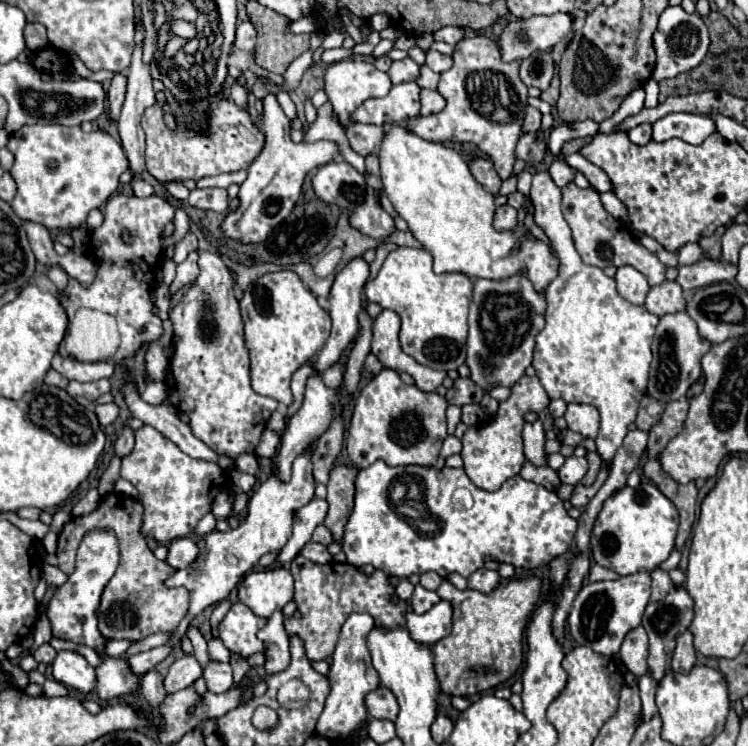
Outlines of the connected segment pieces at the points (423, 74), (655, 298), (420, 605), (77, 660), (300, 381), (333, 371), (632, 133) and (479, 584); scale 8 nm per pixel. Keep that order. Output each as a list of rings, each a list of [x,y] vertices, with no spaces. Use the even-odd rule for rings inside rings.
[[[422,65],[420,67],[420,77],[418,77],[416,83],[420,87],[426,87],[426,89],[436,89],[438,87],[438,75],[432,69],[428,69],[426,65]]]
[[[664,281],[656,287],[650,287],[646,295],[646,309],[658,317],[664,313],[676,313],[686,309],[686,299],[682,295],[682,287],[676,281]]]
[[[416,585],[412,597],[410,597],[410,605],[414,609],[414,613],[426,613],[428,609],[432,609],[436,603],[440,601],[440,597],[436,595],[436,591],[428,591],[422,585]]]
[[[60,651],[52,663],[54,679],[80,693],[90,693],[96,687],[96,673],[88,661],[74,651]]]
[[[304,365],[300,367],[294,377],[292,377],[292,393],[294,393],[294,403],[288,407],[288,413],[296,413],[296,409],[300,407],[300,401],[304,397],[304,385],[306,385],[306,379],[314,373],[312,365]]]
[[[348,351],[342,355],[340,363],[336,363],[334,367],[330,367],[330,369],[326,369],[326,371],[322,373],[322,379],[324,379],[324,383],[326,383],[328,387],[338,387],[338,385],[342,383],[344,367],[346,367],[346,359],[348,359]]]
[[[640,123],[638,127],[628,131],[628,137],[636,145],[646,145],[652,139],[652,123]]]
[[[478,569],[468,577],[468,587],[482,593],[490,593],[494,587],[498,587],[498,583],[500,583],[498,571],[490,571],[490,569]]]

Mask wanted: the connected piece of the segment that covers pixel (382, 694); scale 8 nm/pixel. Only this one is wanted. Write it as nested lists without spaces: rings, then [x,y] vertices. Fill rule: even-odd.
[[[378,687],[374,689],[368,697],[366,697],[366,707],[370,717],[374,719],[388,719],[388,721],[396,721],[398,717],[398,703],[396,697],[392,695],[392,691]]]

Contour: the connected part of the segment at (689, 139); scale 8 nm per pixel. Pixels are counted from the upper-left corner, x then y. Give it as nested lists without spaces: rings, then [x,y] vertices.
[[[672,113],[656,121],[654,139],[660,143],[678,137],[690,145],[700,145],[714,131],[716,125],[708,117],[692,115],[692,113]]]

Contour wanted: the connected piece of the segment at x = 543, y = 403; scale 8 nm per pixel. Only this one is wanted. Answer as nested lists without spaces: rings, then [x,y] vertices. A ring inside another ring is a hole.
[[[524,375],[518,383],[512,385],[512,395],[500,403],[498,413],[492,421],[480,423],[470,427],[462,437],[462,459],[464,459],[464,471],[470,477],[470,481],[484,489],[484,491],[496,491],[506,479],[520,473],[526,457],[522,449],[522,427],[524,427],[524,413],[536,411],[540,413],[544,407],[548,407],[550,399],[544,393],[544,387],[540,385],[538,377]]]

